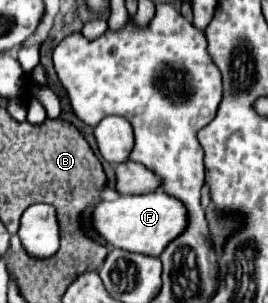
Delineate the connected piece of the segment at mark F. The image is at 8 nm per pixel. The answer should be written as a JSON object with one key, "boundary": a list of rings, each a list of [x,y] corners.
{"boundary":[[[162,189],[144,195],[122,195],[116,201],[102,201],[94,209],[94,229],[112,245],[124,251],[160,257],[162,251],[186,229],[186,205]]]}

